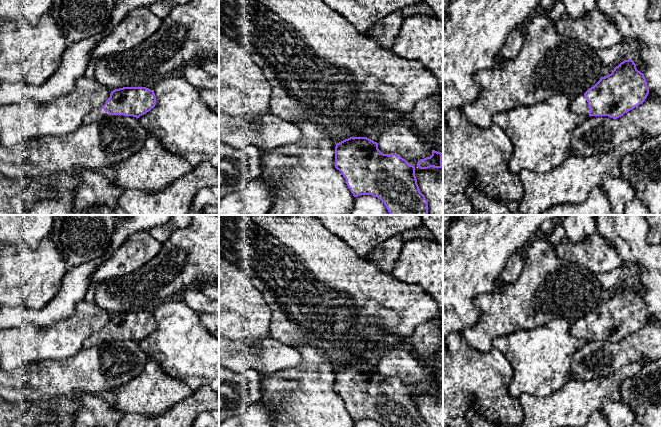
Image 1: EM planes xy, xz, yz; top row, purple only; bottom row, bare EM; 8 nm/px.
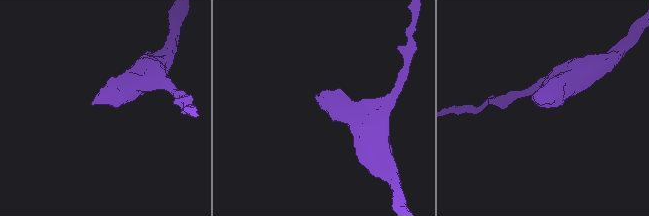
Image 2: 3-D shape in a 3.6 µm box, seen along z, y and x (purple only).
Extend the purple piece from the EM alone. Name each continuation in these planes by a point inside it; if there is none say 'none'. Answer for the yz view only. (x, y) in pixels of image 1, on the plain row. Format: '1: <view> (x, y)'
1: yz (579, 329)

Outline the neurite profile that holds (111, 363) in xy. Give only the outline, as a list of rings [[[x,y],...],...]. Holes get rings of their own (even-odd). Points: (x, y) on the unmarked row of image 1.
[[[104,338],[65,360],[47,360],[14,371],[0,370],[0,398],[8,402],[45,401],[59,395],[101,392],[122,386],[137,377],[148,362],[138,342]]]

